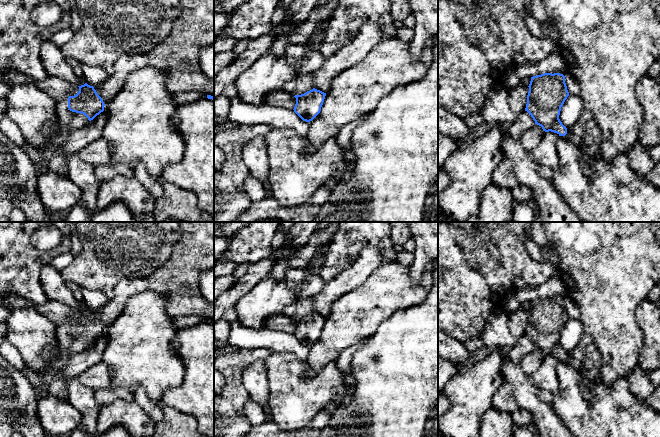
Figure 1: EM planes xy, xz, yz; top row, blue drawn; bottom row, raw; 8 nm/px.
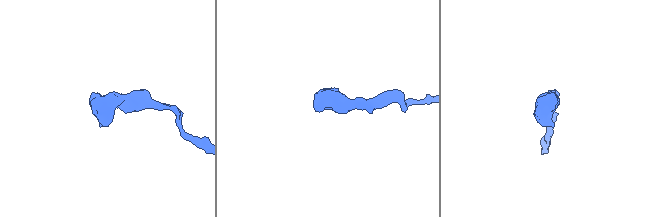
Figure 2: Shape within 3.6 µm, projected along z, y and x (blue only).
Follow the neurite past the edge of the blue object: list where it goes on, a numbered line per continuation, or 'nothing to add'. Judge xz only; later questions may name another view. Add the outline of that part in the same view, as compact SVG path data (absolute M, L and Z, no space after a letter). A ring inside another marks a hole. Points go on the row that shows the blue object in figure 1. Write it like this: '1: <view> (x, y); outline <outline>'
1: xz (300, 84); outline M311 74L296 75L290 82L287 82L282 87L283 91L286 91L293 96L304 94L312 89L313 82Z

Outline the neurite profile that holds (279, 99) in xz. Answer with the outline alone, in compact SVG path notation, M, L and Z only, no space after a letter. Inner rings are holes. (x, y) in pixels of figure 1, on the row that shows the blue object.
M283 90L269 92L265 99L264 105L275 108L293 110L296 104L296 98Z

